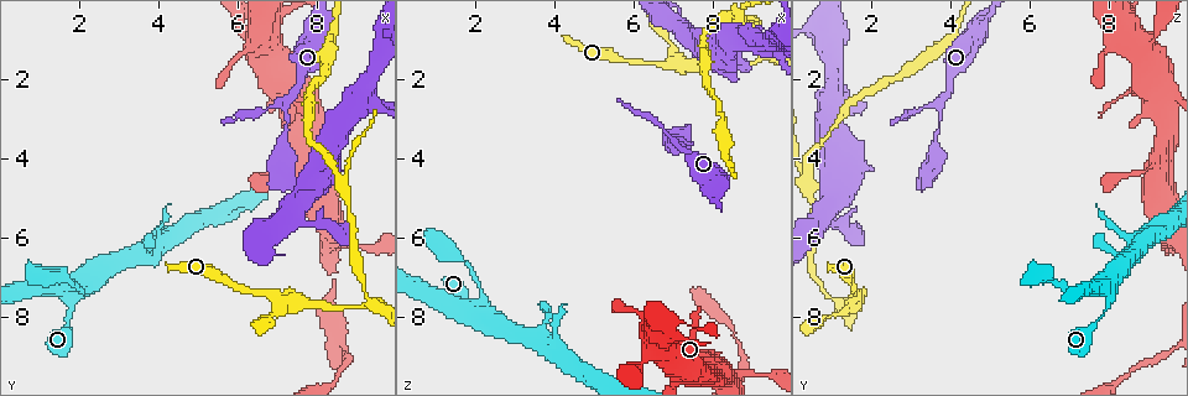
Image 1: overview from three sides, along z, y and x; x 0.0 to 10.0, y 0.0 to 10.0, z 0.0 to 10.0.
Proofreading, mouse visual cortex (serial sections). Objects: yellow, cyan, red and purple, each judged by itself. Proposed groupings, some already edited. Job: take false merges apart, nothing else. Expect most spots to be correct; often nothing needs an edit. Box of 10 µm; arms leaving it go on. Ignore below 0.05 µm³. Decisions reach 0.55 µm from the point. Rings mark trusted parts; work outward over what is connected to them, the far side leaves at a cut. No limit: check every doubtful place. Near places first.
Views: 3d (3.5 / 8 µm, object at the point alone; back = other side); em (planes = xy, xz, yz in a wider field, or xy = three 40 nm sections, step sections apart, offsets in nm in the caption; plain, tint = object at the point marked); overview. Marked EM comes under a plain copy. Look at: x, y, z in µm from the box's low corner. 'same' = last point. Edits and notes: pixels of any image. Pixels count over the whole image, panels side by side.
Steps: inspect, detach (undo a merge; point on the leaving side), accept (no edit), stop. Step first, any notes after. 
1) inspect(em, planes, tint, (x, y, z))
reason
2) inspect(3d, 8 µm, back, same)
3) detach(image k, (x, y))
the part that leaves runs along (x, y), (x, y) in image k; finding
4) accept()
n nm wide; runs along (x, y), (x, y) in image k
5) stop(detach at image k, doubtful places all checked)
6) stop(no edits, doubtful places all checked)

inspect(3d, 3.5 µm, (7.20, 3.00, 3.75))
thin neck

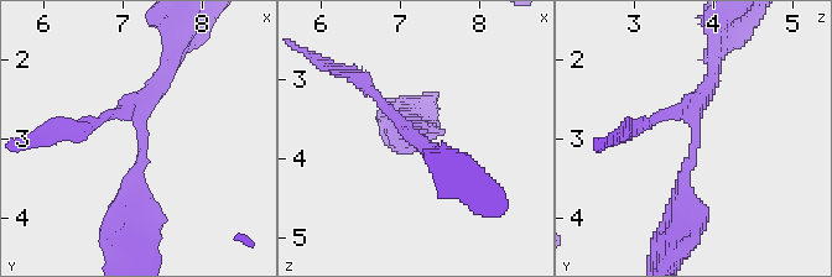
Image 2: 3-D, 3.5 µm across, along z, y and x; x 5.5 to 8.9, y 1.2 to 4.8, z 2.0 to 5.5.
inspect(em, xy, step 1, tint, (7.25, 3.00, 3.80))

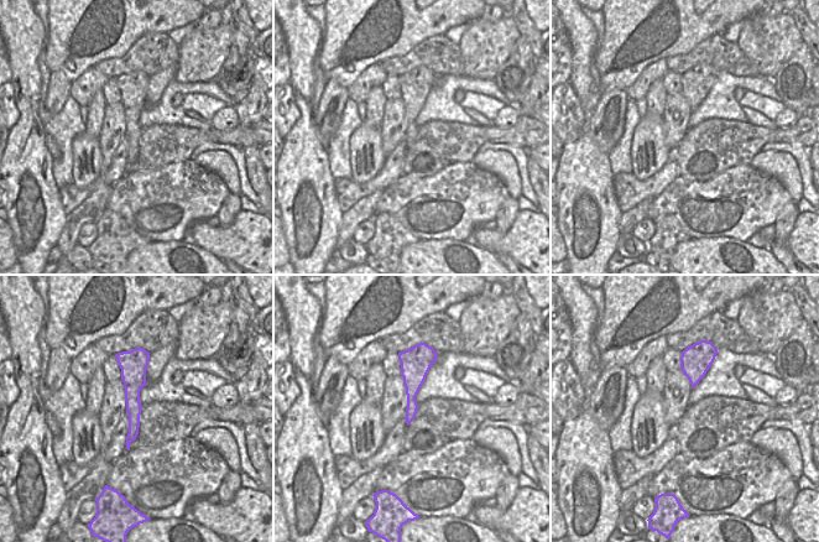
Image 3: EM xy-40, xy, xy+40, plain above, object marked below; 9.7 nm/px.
inspect(em, xy, step 3, tint, same)

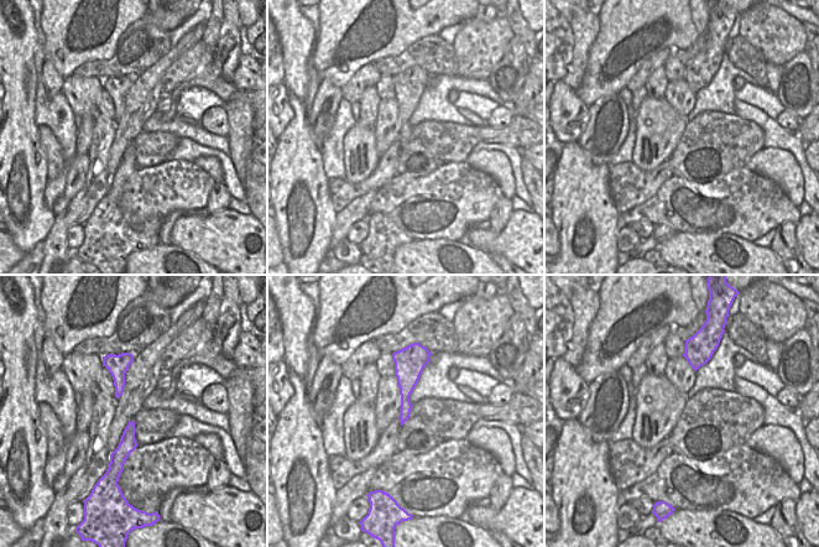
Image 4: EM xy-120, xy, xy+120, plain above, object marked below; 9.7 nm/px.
accept()
130 nm wide; runs along (171, 66), (140, 100), (144, 150), (129, 214) in image 2; all the same cell

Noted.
inspect(em, xy, step 1, tint, (1.80, 7.40, 8.10))
thin arm on a thick one

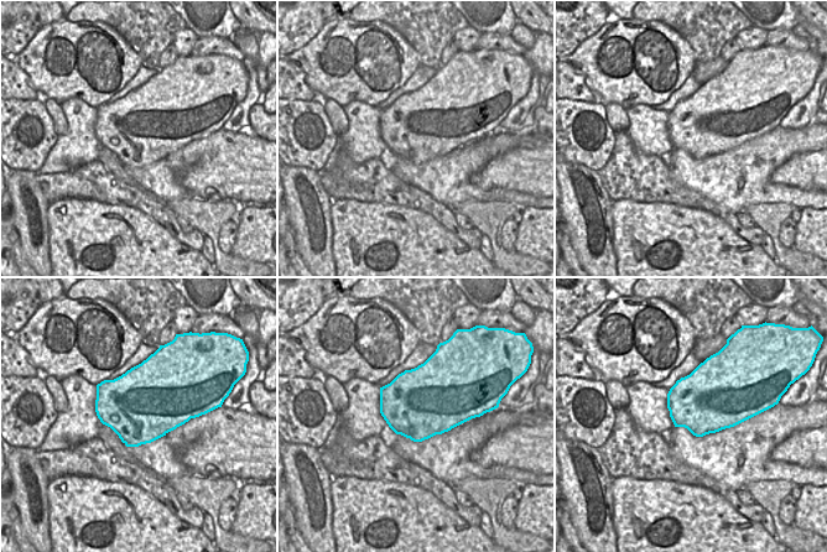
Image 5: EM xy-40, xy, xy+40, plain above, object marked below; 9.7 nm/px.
inspect(3d, 3.5 µm, same)

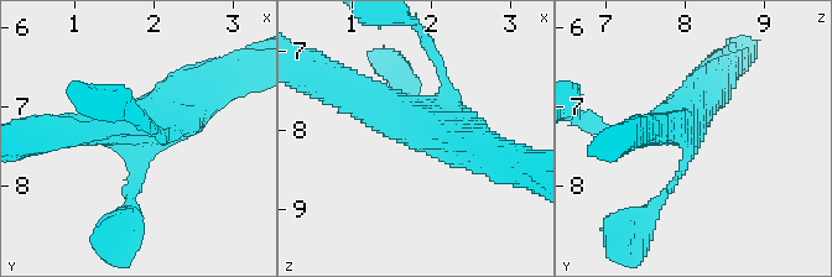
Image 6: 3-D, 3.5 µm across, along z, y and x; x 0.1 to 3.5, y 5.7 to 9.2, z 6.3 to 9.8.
accept()
arms of 150, 200, 450, 600 nm; runs along (130, 212), (139, 140), (203, 90) in image 6; continuous, no second cell

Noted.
inspect(3d, 8 µm, (9.40, 7.75, 1.35))
three arms meet

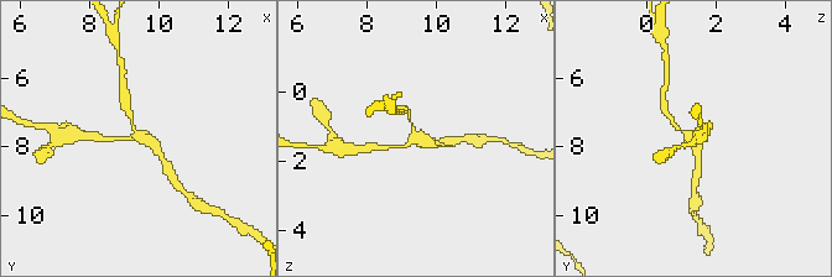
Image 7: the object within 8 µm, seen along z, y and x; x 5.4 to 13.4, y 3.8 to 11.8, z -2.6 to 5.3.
inspect(em, xy, step 3, tint, same)
3 arms; arms of 150, 150, 200 nm; need the tissue

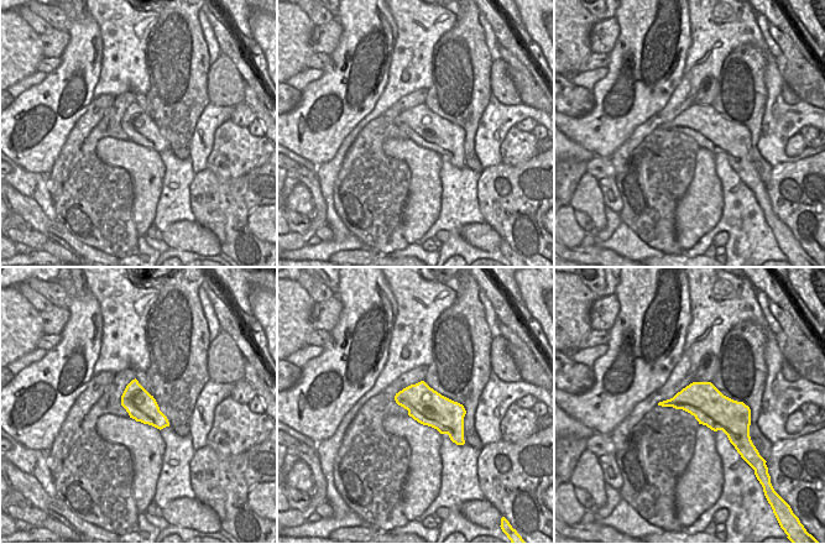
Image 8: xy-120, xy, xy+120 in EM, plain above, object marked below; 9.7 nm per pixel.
accept()
340 nm wide; runs along (380, 147), (404, 147), (415, 137), (409, 113) in image 7; continuous, no second cell

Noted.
stop(no edits, doubtful places all checked)

